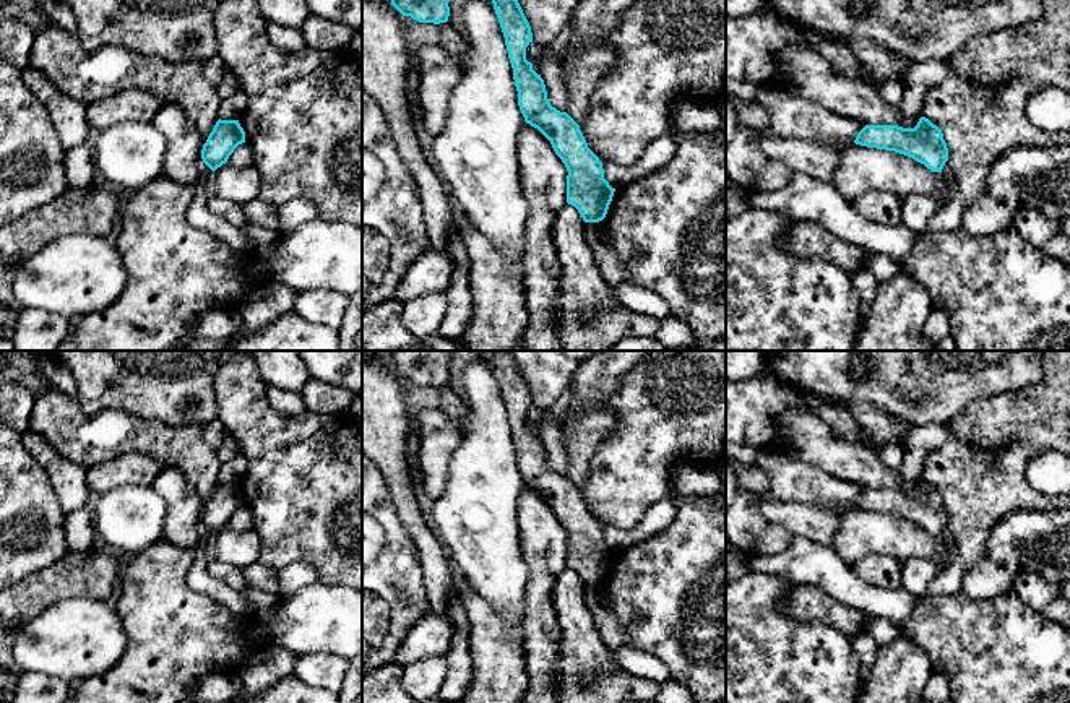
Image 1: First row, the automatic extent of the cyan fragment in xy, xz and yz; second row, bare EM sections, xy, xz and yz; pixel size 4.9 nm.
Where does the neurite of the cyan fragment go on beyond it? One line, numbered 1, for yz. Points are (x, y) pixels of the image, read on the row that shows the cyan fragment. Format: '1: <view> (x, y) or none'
1: none

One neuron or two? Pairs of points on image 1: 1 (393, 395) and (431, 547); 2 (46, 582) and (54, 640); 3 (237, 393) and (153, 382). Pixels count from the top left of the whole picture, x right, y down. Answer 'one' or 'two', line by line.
1: one
2: two
3: two

